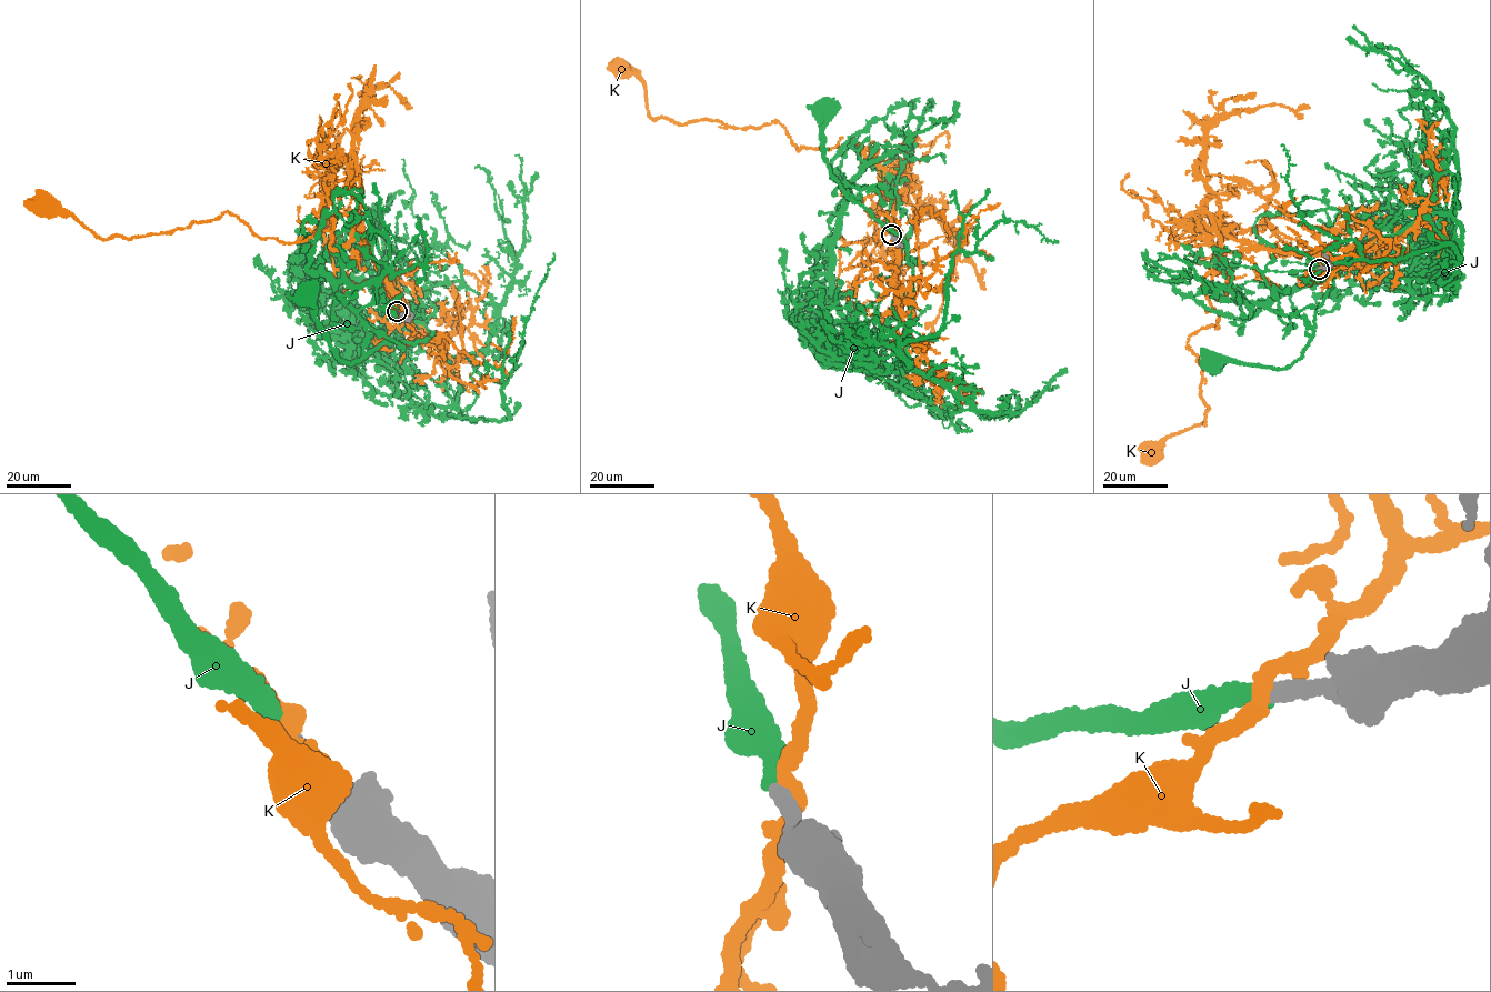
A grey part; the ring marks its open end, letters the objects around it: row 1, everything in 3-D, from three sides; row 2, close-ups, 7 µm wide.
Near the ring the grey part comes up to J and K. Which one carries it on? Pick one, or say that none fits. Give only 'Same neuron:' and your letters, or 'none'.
Same neuron: J

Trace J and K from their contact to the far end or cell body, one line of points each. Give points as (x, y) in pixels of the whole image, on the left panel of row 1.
J: (398, 311), (379, 274), (358, 313), (367, 336), (363, 358), (343, 362), (304, 292)
K: (398, 311), (344, 213), (286, 243), (260, 238), (228, 211), (161, 233), (104, 239), (68, 210), (41, 210)

